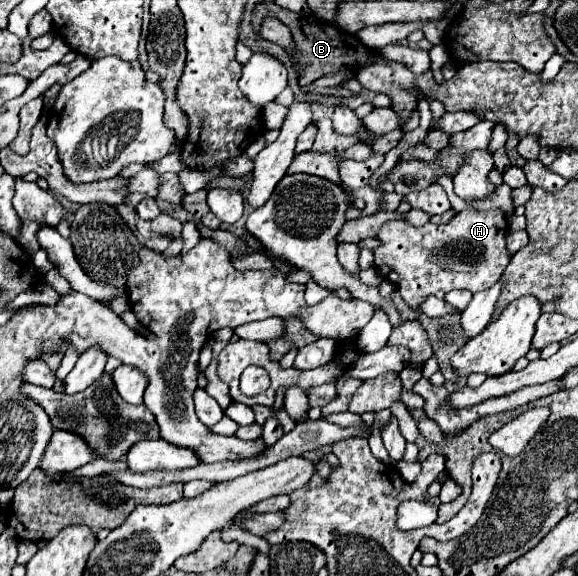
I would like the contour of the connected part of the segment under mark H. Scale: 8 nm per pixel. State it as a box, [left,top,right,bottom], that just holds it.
[373,207,511,309]

